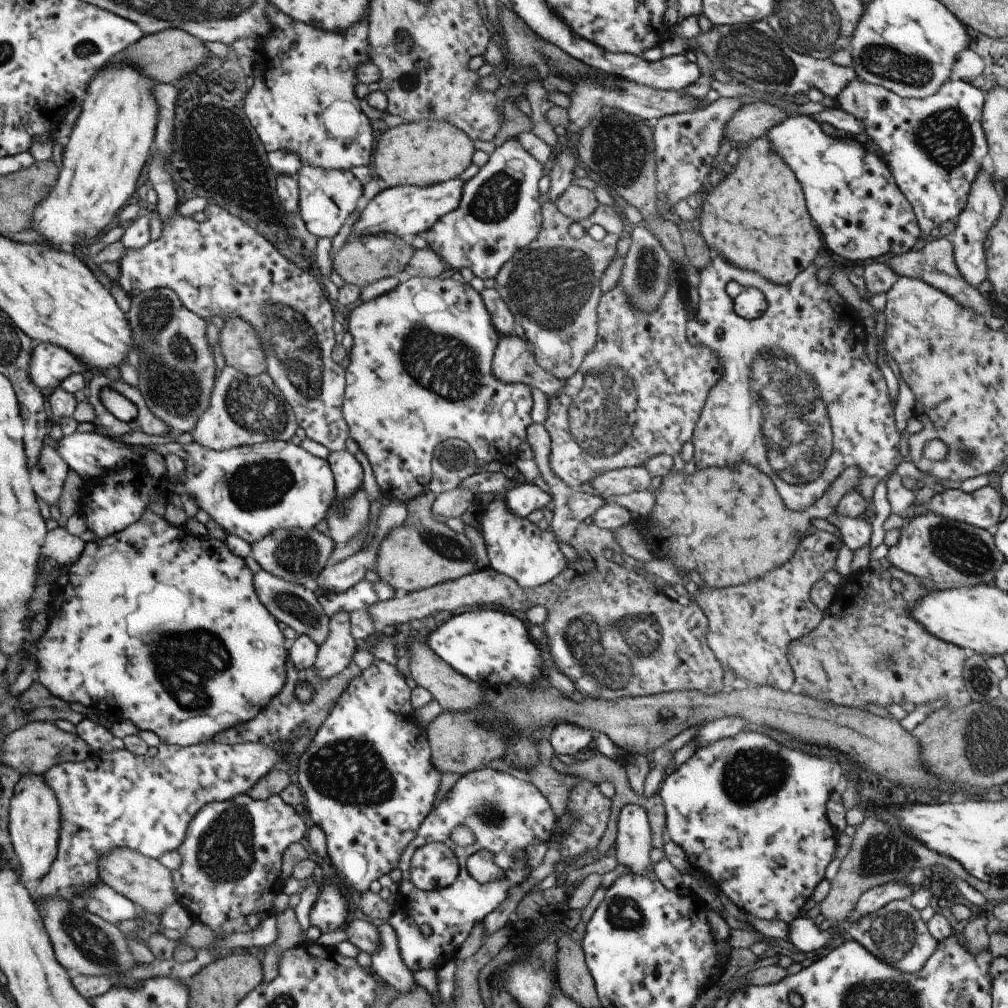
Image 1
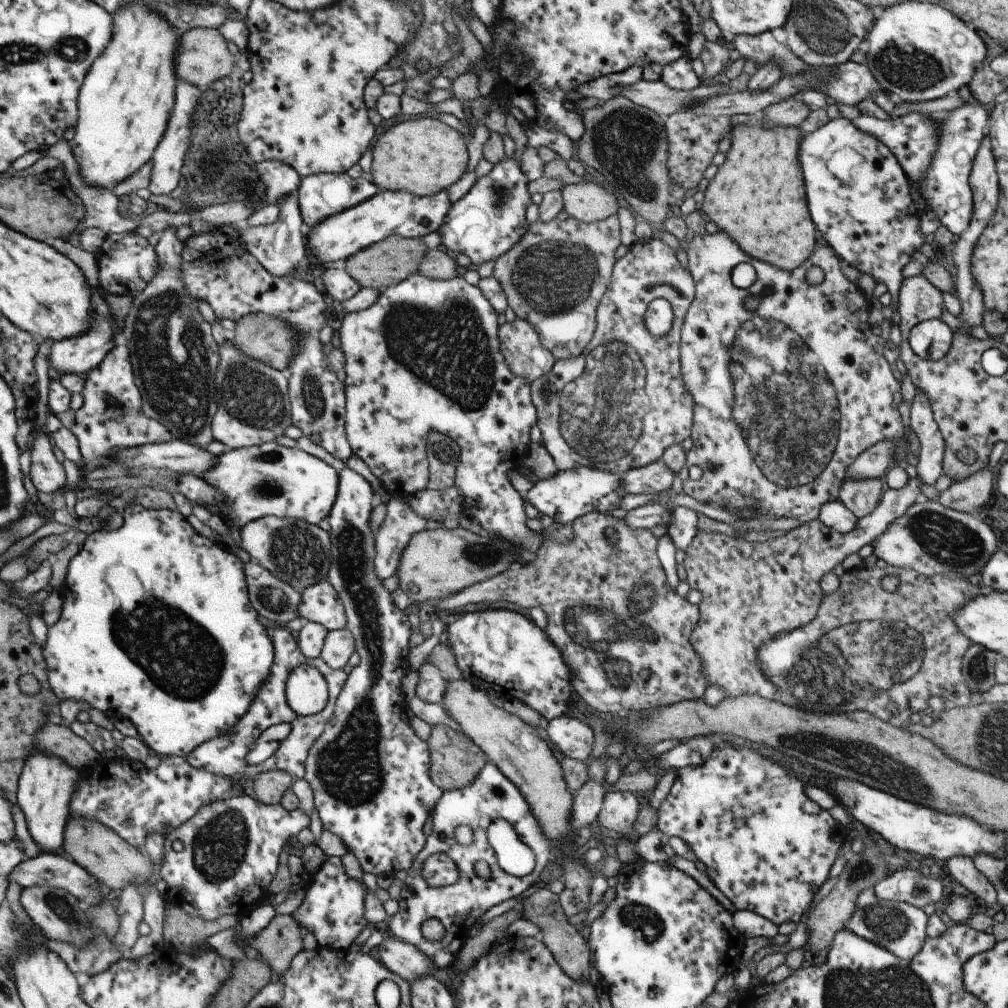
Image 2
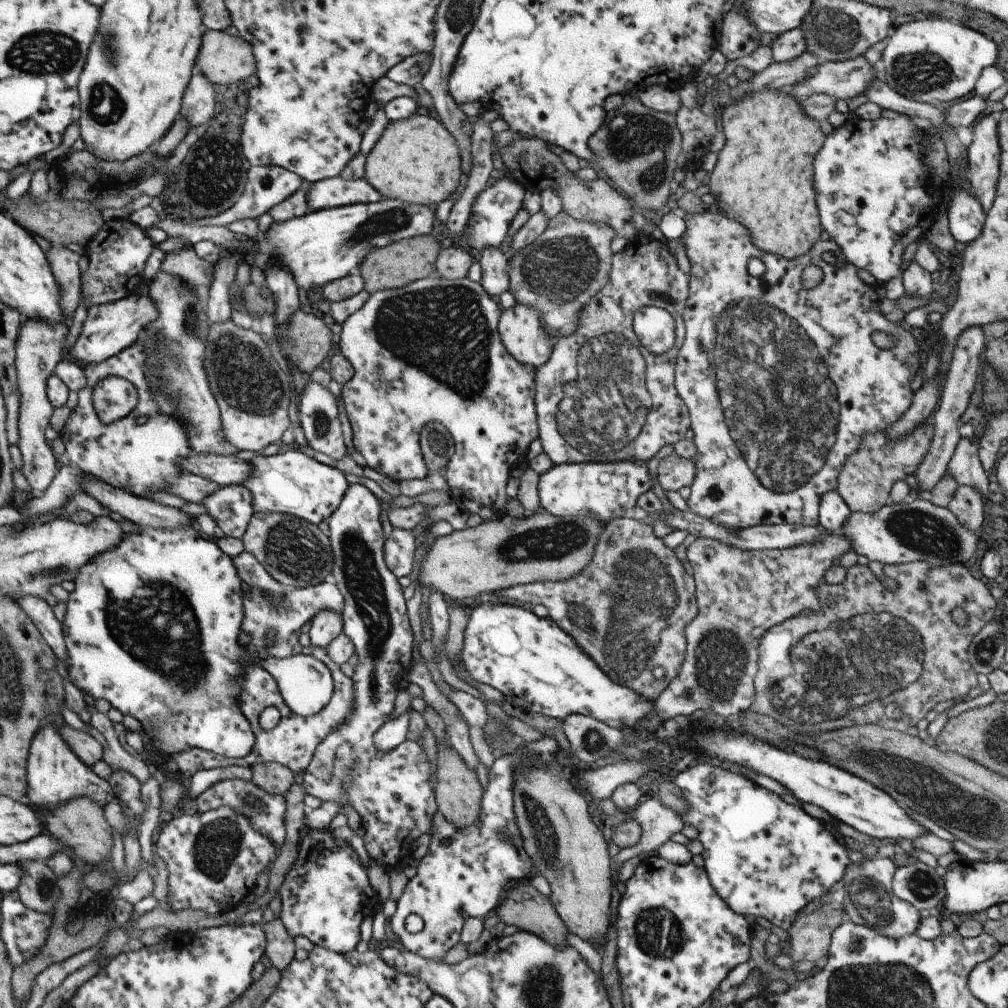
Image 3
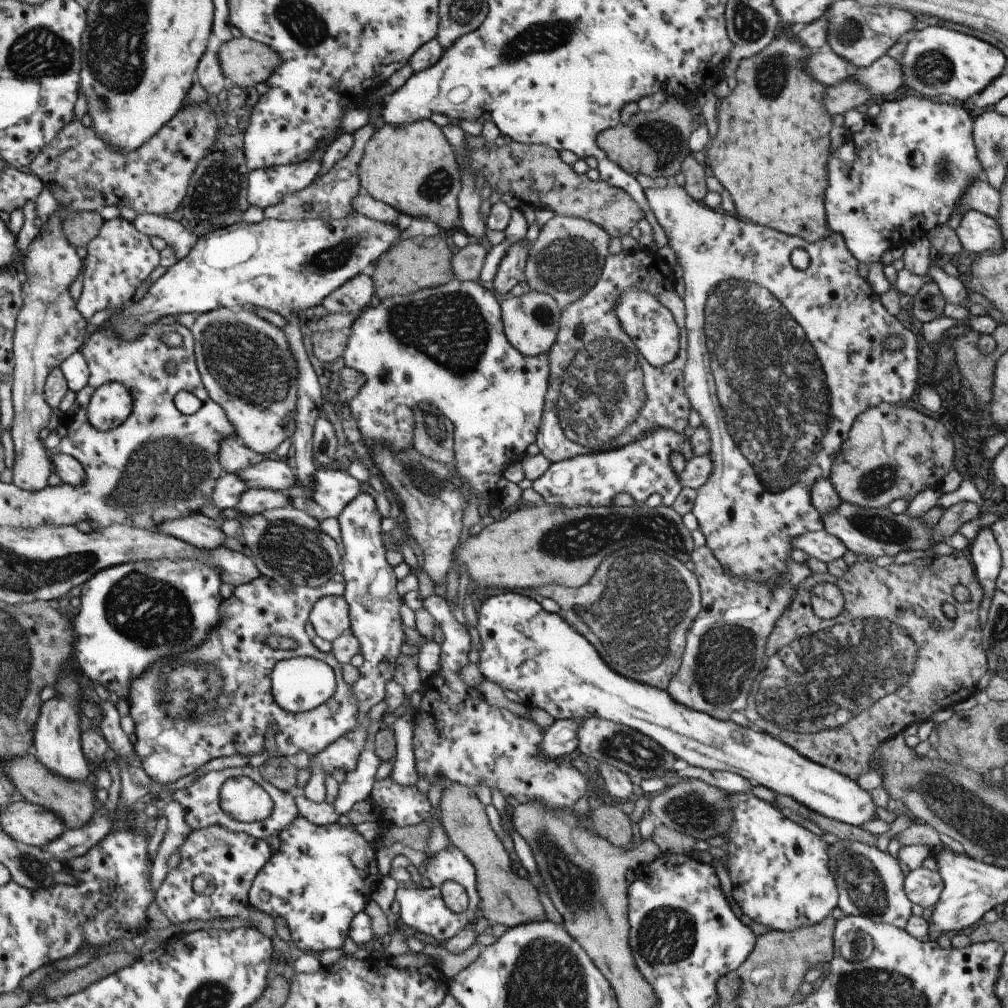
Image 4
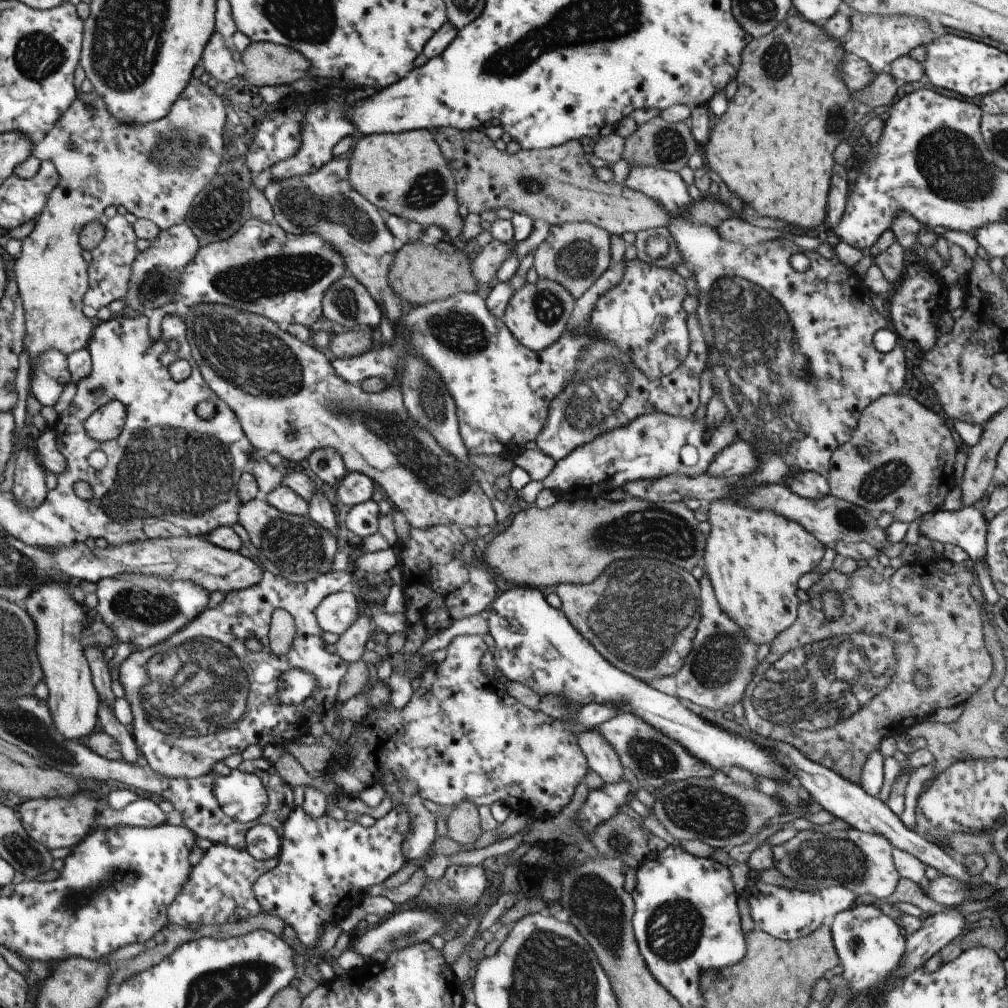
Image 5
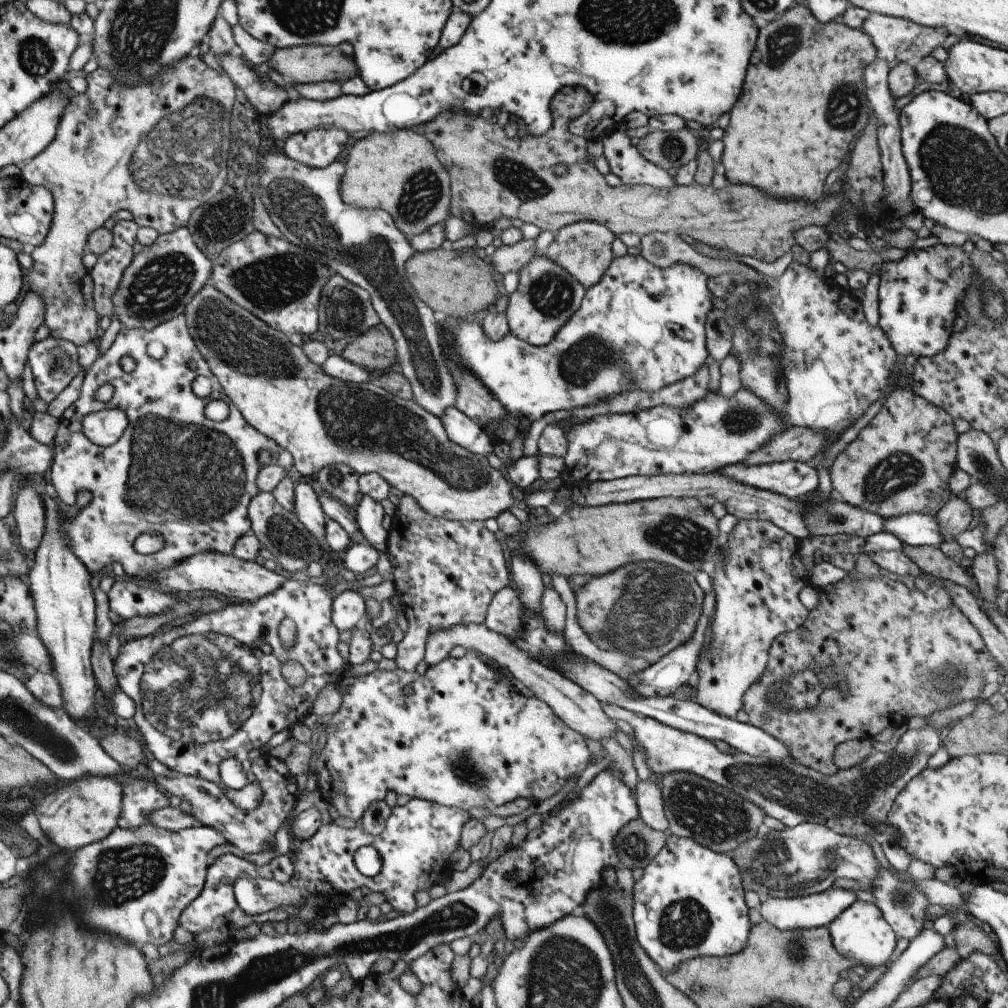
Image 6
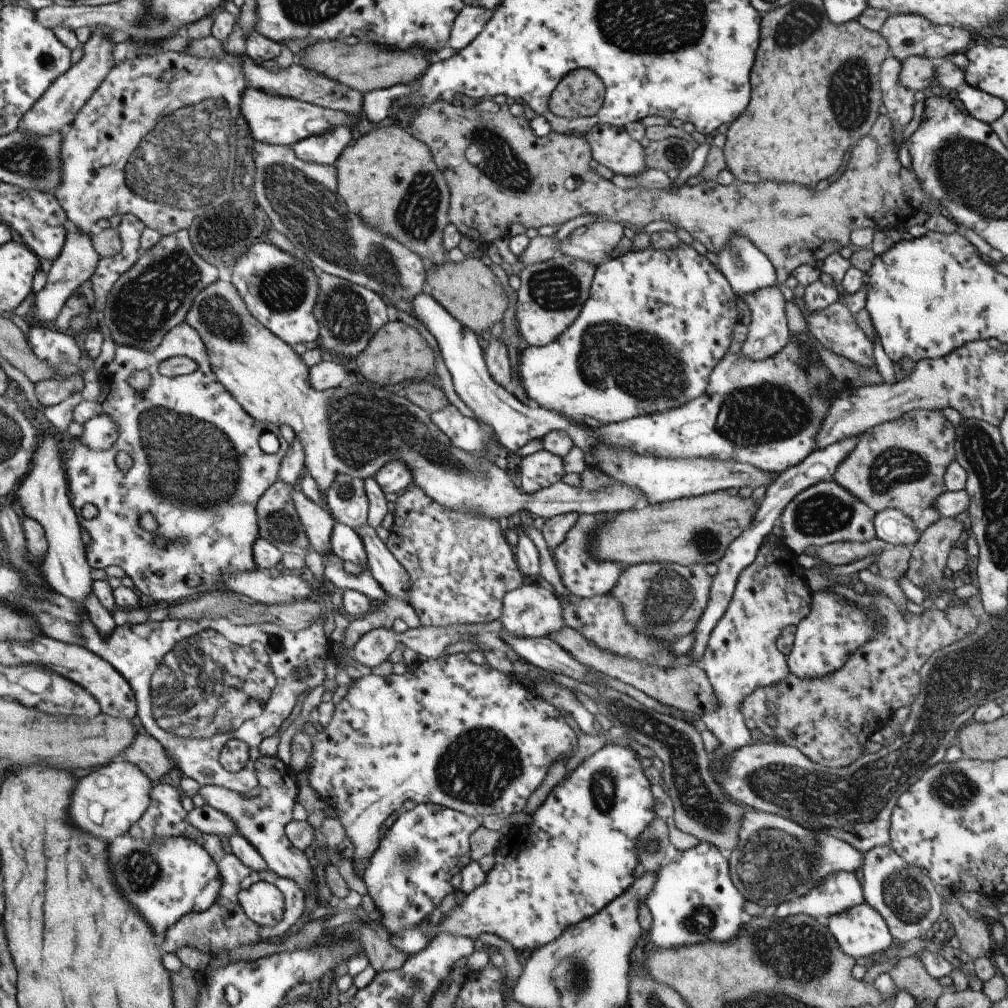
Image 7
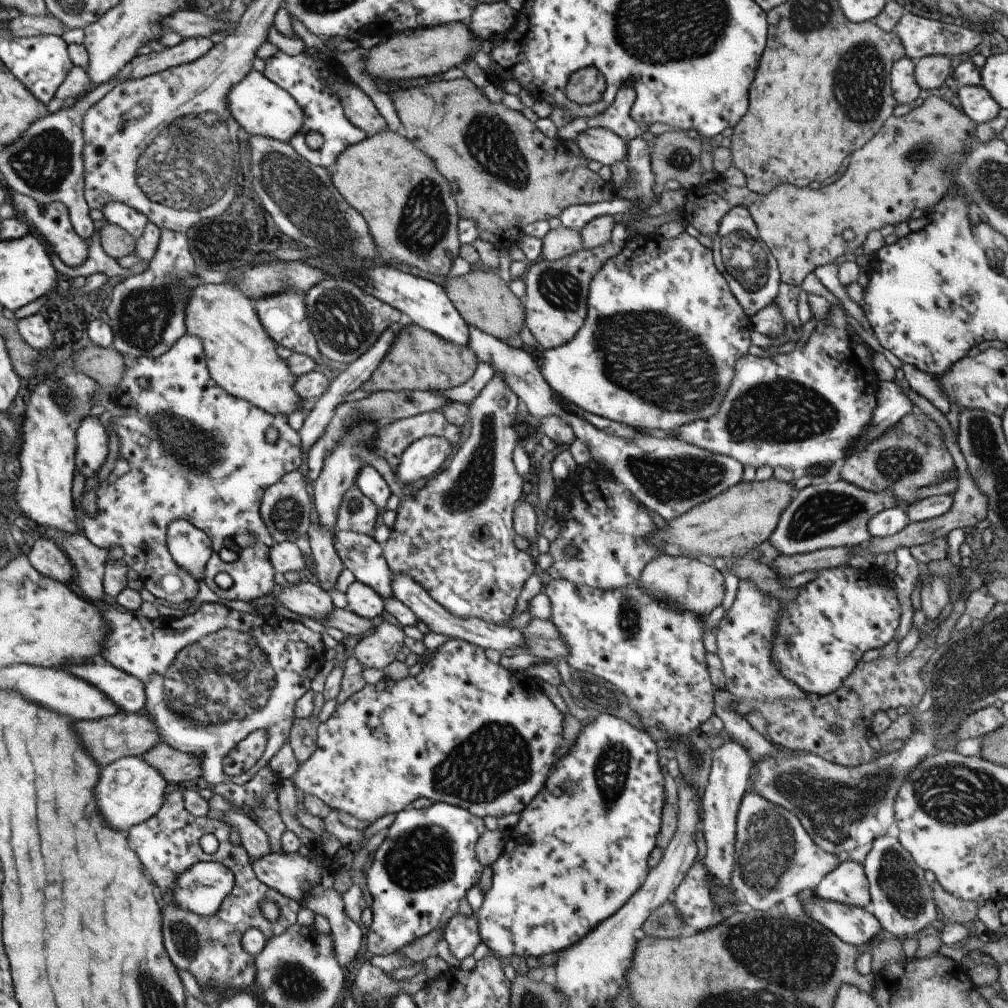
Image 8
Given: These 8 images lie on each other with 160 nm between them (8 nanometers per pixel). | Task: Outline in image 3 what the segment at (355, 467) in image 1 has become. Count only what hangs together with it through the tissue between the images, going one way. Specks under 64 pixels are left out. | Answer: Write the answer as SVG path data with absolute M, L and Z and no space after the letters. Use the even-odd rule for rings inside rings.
M355 483L350 484L347 487L345 494L342 496L341 502L337 505L337 508L331 513L331 516L326 520L329 529L329 542L330 549L333 555L332 564L332 575L335 578L336 587L343 597L342 611L340 612L340 619L342 620L342 633L353 643L354 653L357 655L357 664L354 668L353 675L351 676L352 685L355 693L354 707L352 714L348 717L348 720L340 724L334 731L331 731L323 740L314 748L311 760L309 764L304 768L304 774L302 774L302 790L305 794L319 798L324 803L325 801L331 801L341 808L346 802L349 802L351 806L356 810L360 816L361 826L364 828L364 835L362 841L364 842L364 848L369 856L375 862L384 866L384 869L389 873L392 870L402 870L411 860L411 846L413 841L417 840L421 834L427 832L428 828L432 824L432 816L437 812L437 805L434 799L434 792L427 783L429 776L429 764L427 763L427 756L423 753L421 748L415 743L415 741L403 741L400 742L393 750L387 751L386 753L380 753L375 750L372 743L373 733L387 720L390 712L394 707L394 700L396 699L395 688L393 688L395 675L401 672L403 675L407 674L412 664L411 661L411 645L413 637L411 635L411 627L409 627L409 621L405 613L405 601L401 595L402 587L397 583L397 577L387 568L384 561L384 538L381 533L381 523L379 516L381 514L381 503L367 488L362 485Z

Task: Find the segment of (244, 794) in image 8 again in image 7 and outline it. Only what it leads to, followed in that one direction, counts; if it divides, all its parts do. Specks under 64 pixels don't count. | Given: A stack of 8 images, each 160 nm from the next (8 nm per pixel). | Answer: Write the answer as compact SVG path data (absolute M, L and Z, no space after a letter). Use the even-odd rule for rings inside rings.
M260 756L254 763L254 770L258 787L250 794L243 796L214 785L200 785L197 794L203 798L205 805L223 812L229 822L235 824L237 835L253 846L269 871L280 878L293 880L302 893L312 892L315 887L314 868L309 865L304 852L294 848L284 834L285 826L293 819L291 811L297 796L296 774L277 757L267 756Z

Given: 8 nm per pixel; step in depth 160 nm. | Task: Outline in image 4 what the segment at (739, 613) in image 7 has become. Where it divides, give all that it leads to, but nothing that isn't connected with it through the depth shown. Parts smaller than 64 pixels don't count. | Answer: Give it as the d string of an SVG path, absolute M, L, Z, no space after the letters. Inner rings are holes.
M670 179L663 188L643 189L648 210L656 218L658 225L663 229L667 242L673 250L676 261L681 266L681 276L684 284L684 327L686 328L686 363L683 369L684 389L690 402L690 408L695 409L701 418L701 424L708 430L710 438L710 459L712 471L708 480L697 489L690 512L698 522L698 530L705 539L705 546L711 551L719 566L730 575L744 581L777 585L778 579L786 574L788 555L793 550L792 541L799 535L817 532L823 528L818 510L811 504L809 489L813 481L818 478L828 478L830 466L842 442L847 438L850 426L855 417L869 407L879 403L899 404L909 400L918 388L916 381L917 351L916 339L912 330L907 329L901 318L889 315L879 301L879 295L873 292L866 279L857 272L858 262L847 250L843 239L835 233L815 242L807 242L799 236L781 234L778 230L771 230L765 226L757 226L751 222L737 220L723 212L715 212L702 202L694 201L688 192ZM793 248L803 248L810 254L810 263L805 270L797 270L789 264L789 252ZM889 336L903 336L901 350L885 350L883 340ZM765 378L775 378L781 384L781 392L775 394L771 382Z

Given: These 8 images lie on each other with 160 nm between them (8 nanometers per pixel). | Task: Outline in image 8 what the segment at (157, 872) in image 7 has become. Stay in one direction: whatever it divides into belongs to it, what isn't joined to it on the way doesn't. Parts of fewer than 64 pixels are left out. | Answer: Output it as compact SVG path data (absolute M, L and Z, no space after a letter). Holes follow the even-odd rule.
M197 861L185 868L175 880L172 901L178 906L178 910L208 919L231 892L234 876L221 863Z

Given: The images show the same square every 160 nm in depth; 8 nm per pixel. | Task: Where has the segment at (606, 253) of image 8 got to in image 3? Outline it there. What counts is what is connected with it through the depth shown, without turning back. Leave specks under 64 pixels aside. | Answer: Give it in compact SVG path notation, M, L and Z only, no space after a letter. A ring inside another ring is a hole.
M523 303L501 309L496 327L505 350L516 361L535 369L549 358L556 341L542 329L540 312Z

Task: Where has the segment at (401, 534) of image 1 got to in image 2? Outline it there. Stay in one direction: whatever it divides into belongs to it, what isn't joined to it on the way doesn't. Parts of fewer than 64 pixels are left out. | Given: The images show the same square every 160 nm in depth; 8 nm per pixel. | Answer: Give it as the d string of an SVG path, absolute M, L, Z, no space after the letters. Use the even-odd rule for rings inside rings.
M445 527L422 529L403 549L396 575L399 586L411 601L435 602L478 582L497 576L507 569L519 568L518 548L494 534L474 534L467 529Z

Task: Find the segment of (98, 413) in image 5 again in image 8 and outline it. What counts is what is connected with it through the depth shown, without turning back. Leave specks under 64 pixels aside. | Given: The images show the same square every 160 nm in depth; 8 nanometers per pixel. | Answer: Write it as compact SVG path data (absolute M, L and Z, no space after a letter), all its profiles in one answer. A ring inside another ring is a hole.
M95 415L87 416L76 431L77 474L89 479L96 476L107 456L107 432Z

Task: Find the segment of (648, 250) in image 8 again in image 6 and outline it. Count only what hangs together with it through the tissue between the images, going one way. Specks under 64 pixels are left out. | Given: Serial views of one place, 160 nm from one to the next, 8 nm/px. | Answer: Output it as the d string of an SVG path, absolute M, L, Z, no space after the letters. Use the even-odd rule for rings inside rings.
M641 255L614 256L602 277L585 291L578 309L547 344L530 345L510 332L502 339L492 341L478 324L437 315L437 328L443 327L445 337L452 338L447 349L439 347L439 350L443 356L453 357L464 371L477 376L488 393L504 406L504 418L495 423L490 421L489 430L494 434L493 444L508 444L519 435L517 425L521 416L532 422L555 410L590 407L626 389L654 393L690 377L708 364L710 357L705 349L705 318L713 307L712 294L706 285L708 278L708 275L701 274L687 263L673 263L662 269Z

